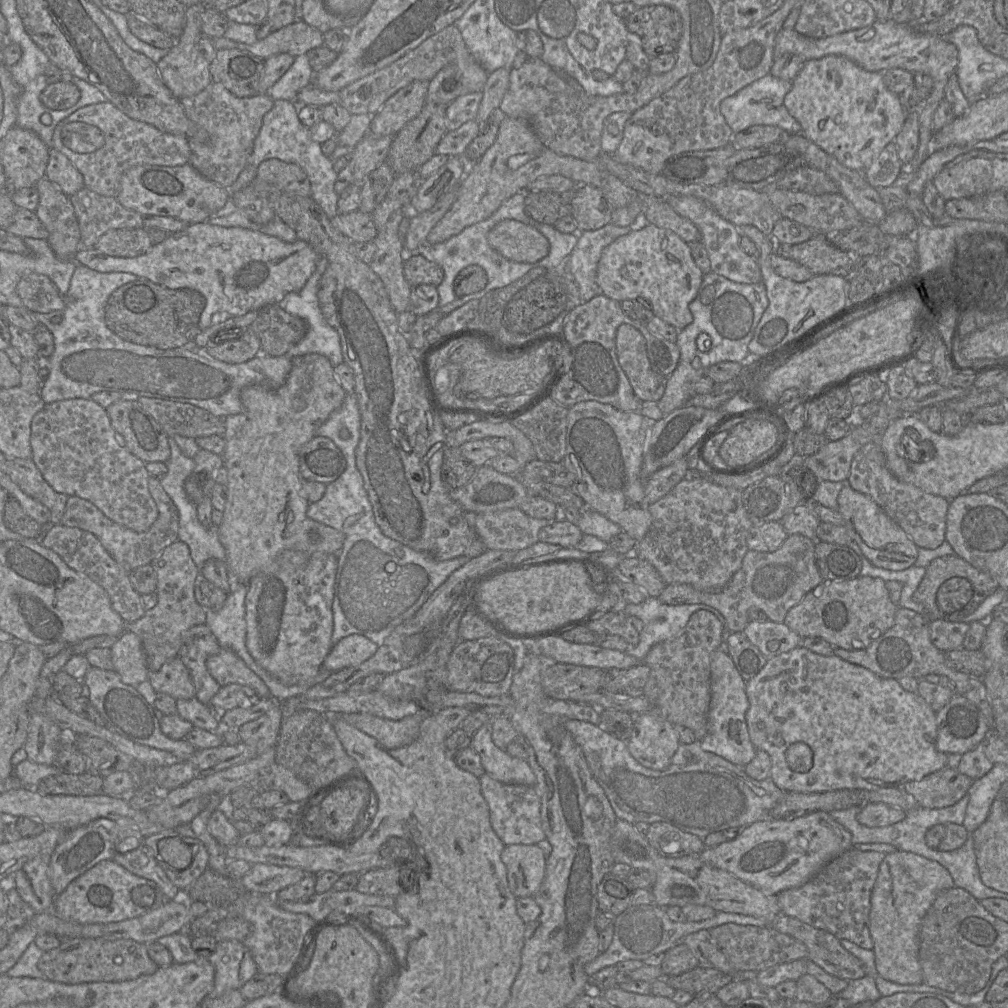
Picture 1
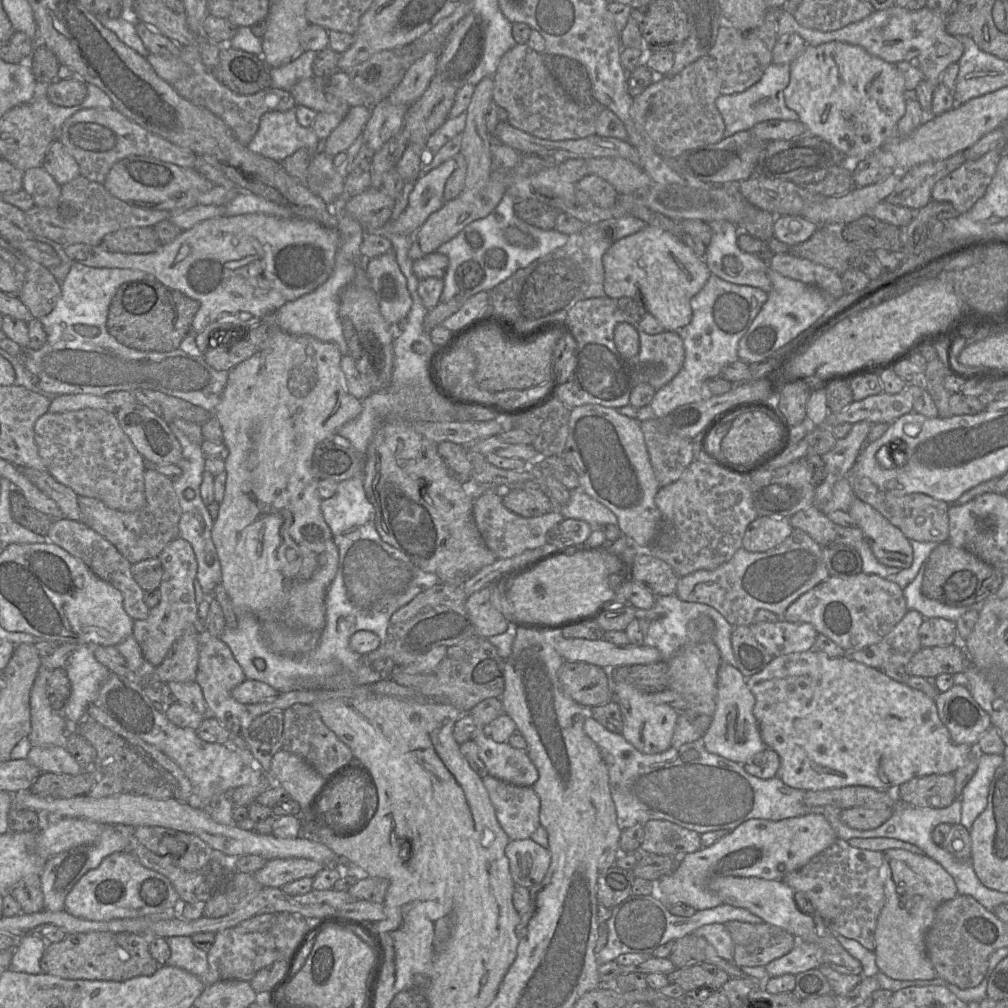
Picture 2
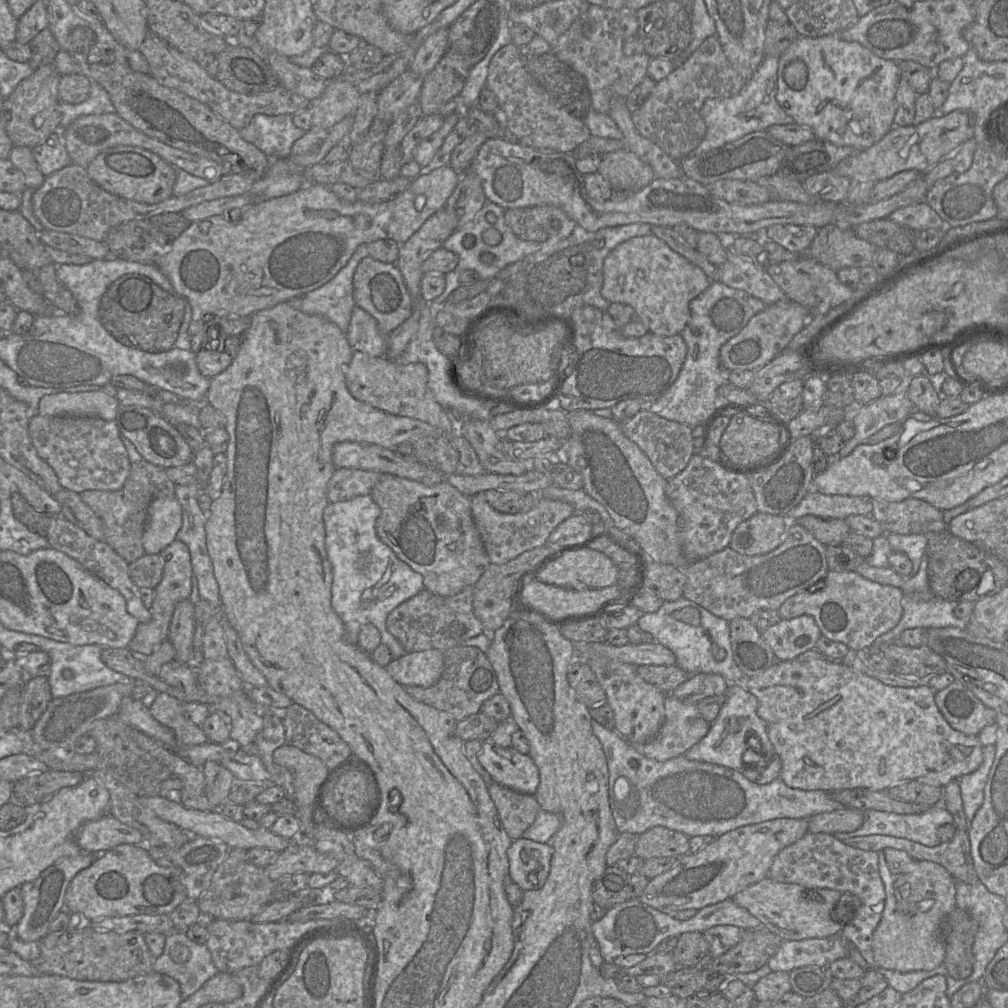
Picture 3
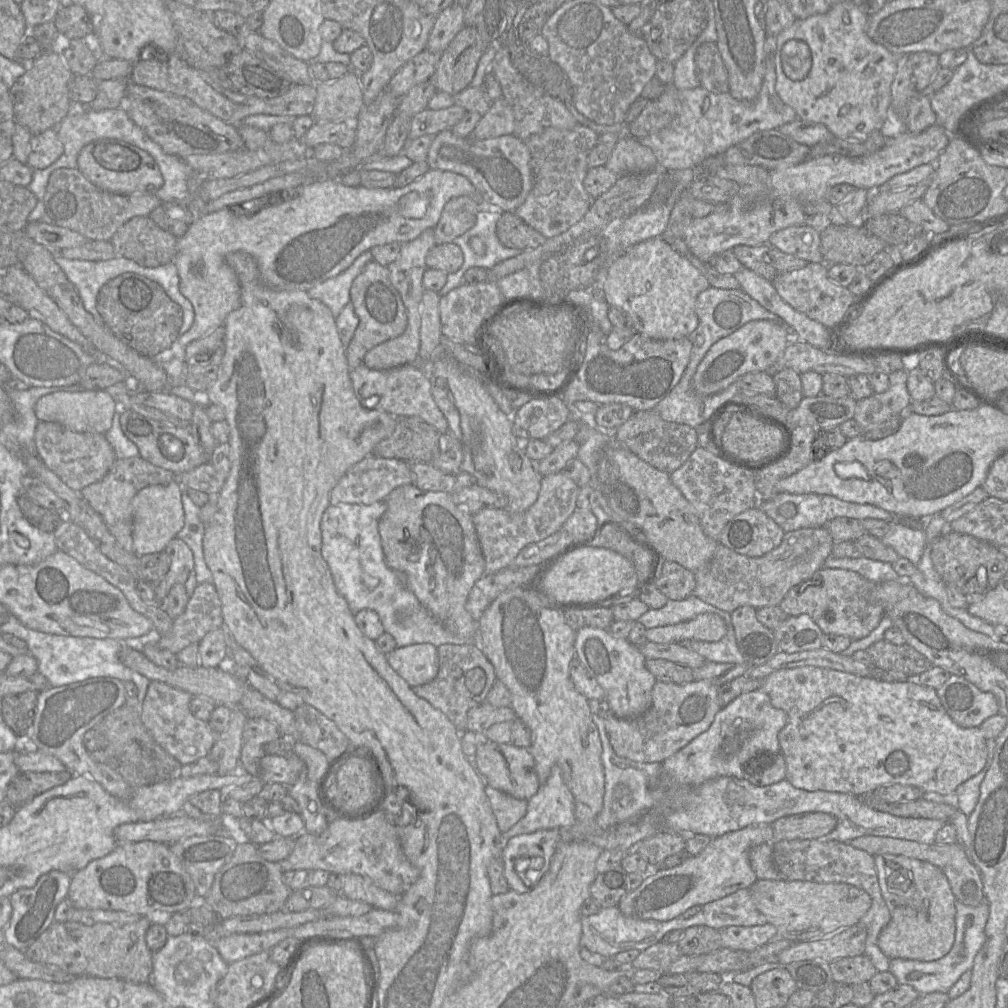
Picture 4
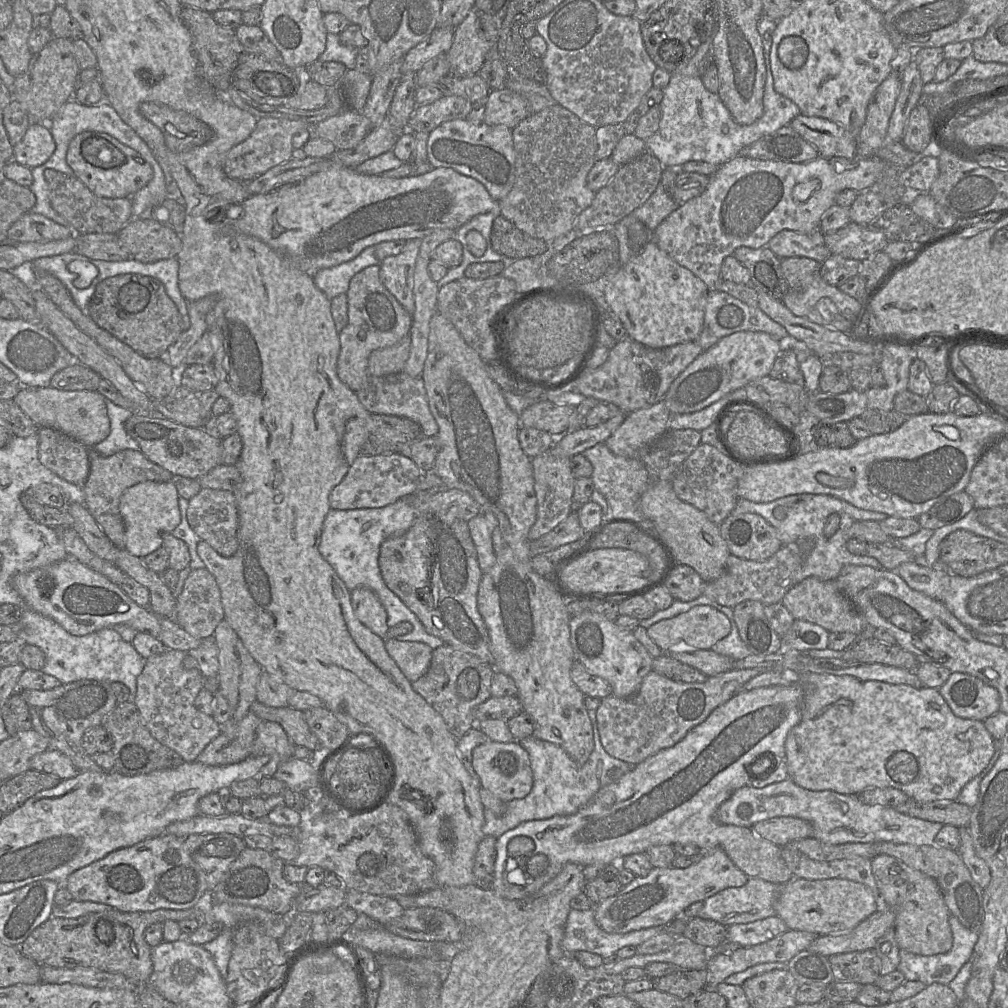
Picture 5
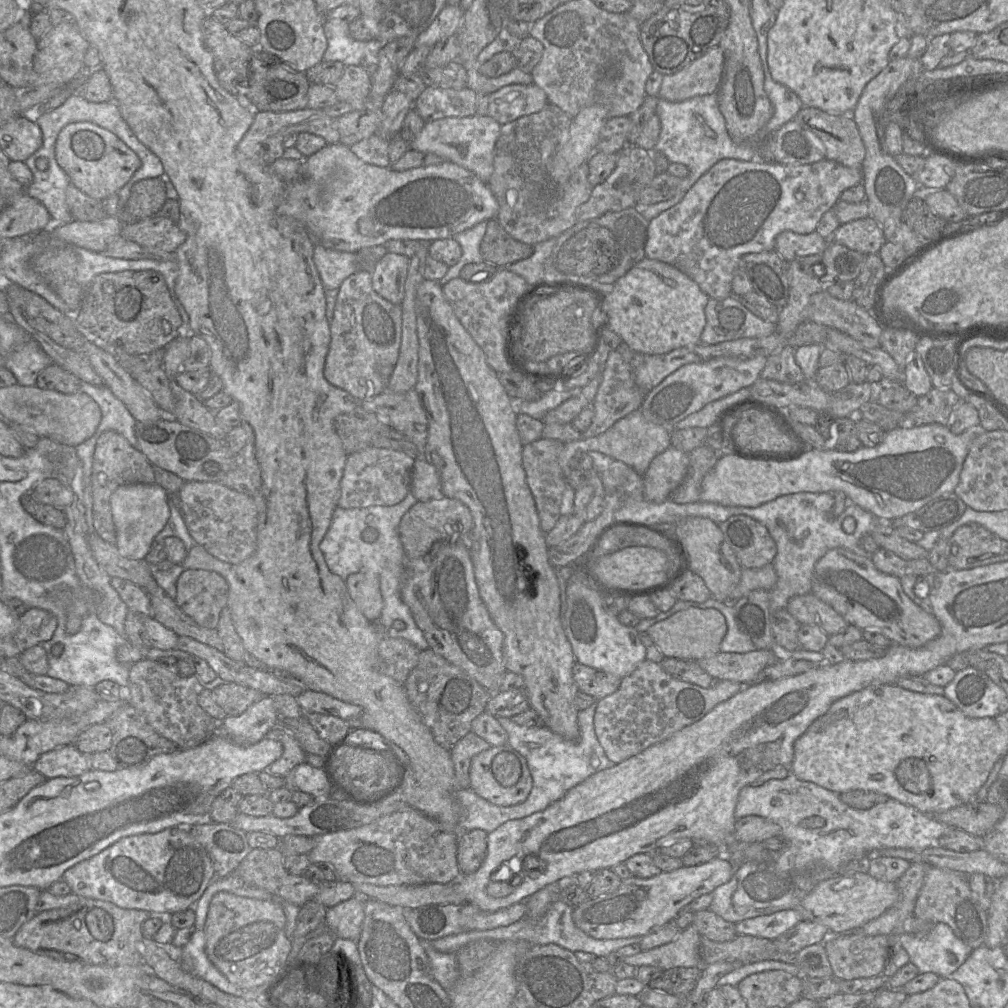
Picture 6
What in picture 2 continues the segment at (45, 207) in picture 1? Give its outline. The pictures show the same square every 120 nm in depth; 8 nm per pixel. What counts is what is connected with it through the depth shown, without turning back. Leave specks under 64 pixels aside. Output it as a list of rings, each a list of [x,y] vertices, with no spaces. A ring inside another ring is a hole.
[[[30,168],[23,172],[22,186],[34,200],[34,205],[51,208],[57,205],[61,186],[43,168]]]

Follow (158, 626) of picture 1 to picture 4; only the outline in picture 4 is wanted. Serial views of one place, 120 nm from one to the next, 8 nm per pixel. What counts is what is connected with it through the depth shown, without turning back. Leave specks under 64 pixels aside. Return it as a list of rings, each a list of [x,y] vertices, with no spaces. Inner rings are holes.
[[[175,537],[170,540],[164,552],[169,558],[169,569],[166,575],[153,585],[155,600],[158,603],[164,602],[175,584],[184,584],[194,568],[193,554],[181,539]]]

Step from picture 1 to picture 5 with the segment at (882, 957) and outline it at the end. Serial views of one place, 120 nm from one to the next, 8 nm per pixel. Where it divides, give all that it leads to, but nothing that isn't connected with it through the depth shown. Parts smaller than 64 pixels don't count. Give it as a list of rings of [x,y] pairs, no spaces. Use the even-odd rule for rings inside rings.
[[[913,869],[920,875],[918,885],[903,885],[900,900],[886,906],[896,915],[894,936],[900,949],[921,956],[944,954],[951,950],[953,935],[949,924],[950,912],[940,887],[932,877]]]

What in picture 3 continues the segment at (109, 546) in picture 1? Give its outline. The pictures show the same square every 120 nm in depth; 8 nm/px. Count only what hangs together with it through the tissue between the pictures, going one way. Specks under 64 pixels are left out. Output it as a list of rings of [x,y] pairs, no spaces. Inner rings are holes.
[[[144,459],[131,465],[130,474],[120,490],[86,490],[80,497],[101,519],[105,541],[128,563],[145,555],[142,537],[148,519],[148,508],[153,500],[175,495],[176,484],[168,477],[164,468]]]

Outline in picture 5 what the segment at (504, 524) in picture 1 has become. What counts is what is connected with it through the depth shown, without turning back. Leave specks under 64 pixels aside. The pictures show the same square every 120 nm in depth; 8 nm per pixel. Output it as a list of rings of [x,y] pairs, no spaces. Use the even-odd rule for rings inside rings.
[[[552,447],[531,459],[534,475],[534,489],[537,498],[537,519],[531,527],[528,538],[535,541],[564,521],[576,506],[573,501],[576,478],[570,468],[571,458],[555,454]],[[484,514],[475,516],[467,523],[476,547],[479,566],[482,572],[485,573],[496,561],[492,543],[491,523]]]

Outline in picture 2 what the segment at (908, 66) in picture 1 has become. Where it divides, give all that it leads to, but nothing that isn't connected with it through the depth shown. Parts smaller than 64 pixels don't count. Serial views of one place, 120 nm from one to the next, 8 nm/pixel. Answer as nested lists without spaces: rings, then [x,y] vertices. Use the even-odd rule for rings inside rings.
[[[894,5],[890,8],[874,11],[864,19],[848,24],[831,32],[822,32],[801,26],[784,8],[779,10],[777,37],[796,33],[809,46],[838,41],[863,47],[868,53],[893,64],[909,62],[918,67],[934,88],[941,83],[944,70],[961,58],[964,46],[946,31],[946,18],[949,13],[933,11],[927,6],[919,10],[909,10]]]

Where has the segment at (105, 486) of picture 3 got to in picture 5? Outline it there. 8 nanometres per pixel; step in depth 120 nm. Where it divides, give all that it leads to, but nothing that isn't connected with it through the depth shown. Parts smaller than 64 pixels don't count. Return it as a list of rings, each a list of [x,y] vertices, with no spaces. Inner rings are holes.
[[[39,427],[40,462],[62,479],[84,485],[90,472],[90,449],[50,427]]]

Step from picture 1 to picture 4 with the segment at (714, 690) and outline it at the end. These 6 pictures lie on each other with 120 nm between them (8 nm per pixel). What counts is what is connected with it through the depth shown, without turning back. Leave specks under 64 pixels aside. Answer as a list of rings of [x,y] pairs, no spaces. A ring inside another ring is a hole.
[[[755,690],[738,696],[717,712],[706,731],[661,763],[664,782],[676,791],[694,788],[722,776],[746,778],[751,774],[749,765],[756,764],[760,756],[780,753],[778,734],[787,720],[786,712],[773,707],[763,691]]]

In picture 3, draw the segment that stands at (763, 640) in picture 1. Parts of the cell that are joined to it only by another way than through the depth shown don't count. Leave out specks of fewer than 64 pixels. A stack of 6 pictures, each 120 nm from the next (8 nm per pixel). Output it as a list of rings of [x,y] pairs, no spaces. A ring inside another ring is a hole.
[[[801,615],[792,619],[782,619],[762,632],[762,637],[772,649],[776,660],[797,658],[812,650],[822,635],[814,618]]]

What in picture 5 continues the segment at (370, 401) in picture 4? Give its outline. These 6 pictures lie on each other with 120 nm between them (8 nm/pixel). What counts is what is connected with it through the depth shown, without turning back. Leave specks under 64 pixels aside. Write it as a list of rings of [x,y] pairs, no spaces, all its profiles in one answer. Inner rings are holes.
[[[401,371],[381,377],[370,376],[368,386],[356,392],[359,402],[372,415],[393,415],[406,417],[420,425],[423,435],[435,437],[438,425],[429,409],[424,382],[421,377],[411,377]]]

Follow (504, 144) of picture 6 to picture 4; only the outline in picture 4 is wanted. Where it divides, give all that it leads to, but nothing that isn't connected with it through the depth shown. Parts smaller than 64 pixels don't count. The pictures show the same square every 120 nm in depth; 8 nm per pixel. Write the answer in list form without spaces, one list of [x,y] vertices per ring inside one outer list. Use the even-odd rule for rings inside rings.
[[[578,123],[573,129],[544,129],[524,140],[530,153],[533,186],[514,213],[545,238],[553,238],[579,222],[593,203],[583,182],[589,170],[588,155],[597,143],[598,134]]]

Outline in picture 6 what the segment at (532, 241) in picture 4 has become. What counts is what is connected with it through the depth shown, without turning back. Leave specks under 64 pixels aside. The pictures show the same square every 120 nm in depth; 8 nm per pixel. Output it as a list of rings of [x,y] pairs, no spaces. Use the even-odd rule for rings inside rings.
[[[496,218],[488,220],[487,223],[486,232],[480,243],[480,253],[484,263],[505,267],[533,254],[533,245],[511,237]]]

